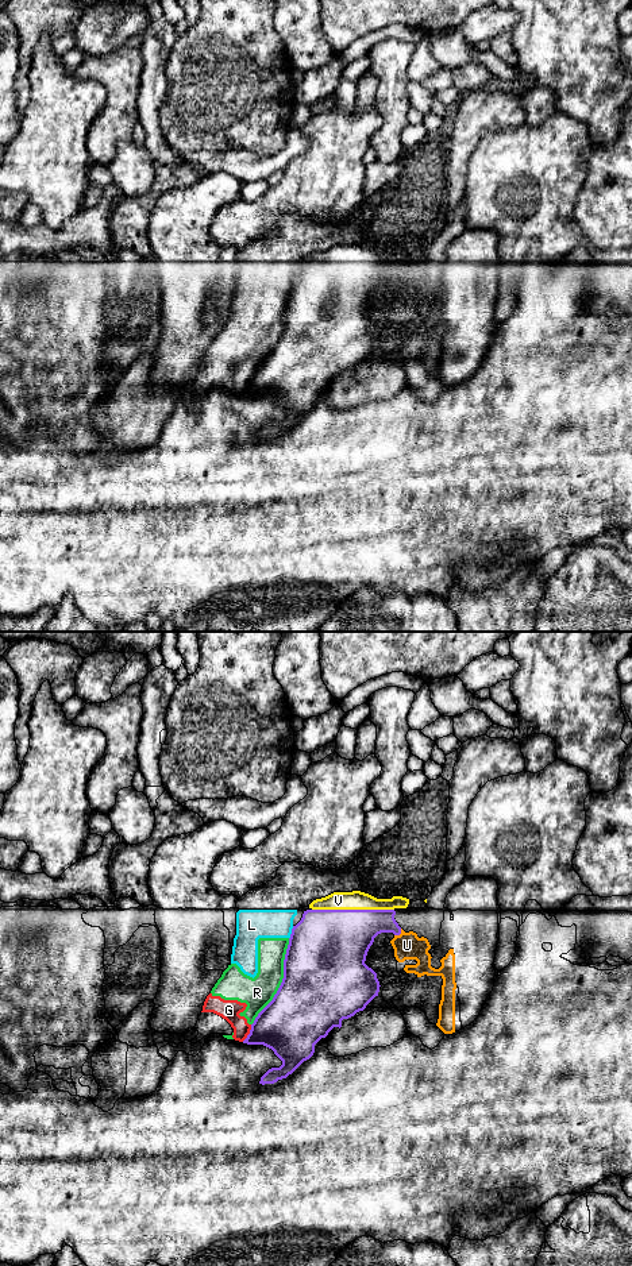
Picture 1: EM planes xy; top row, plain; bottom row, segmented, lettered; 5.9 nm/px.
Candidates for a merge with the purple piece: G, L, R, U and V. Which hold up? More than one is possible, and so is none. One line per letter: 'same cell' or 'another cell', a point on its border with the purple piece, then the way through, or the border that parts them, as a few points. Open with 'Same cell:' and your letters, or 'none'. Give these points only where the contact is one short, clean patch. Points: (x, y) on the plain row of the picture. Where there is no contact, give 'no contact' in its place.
Same cell: V
G: another cell | xy (250, 385) | along xy (251, 377), (250, 385), (242, 393)
L: another cell | xy (292, 285)
R: another cell | xy (282, 334)
U: another cell | xy (399, 286) | along xy (401, 281), (394, 288)
V: same cell | xy (353, 262)

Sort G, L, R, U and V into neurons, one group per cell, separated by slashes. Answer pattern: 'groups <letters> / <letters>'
groups G L R / U / V

